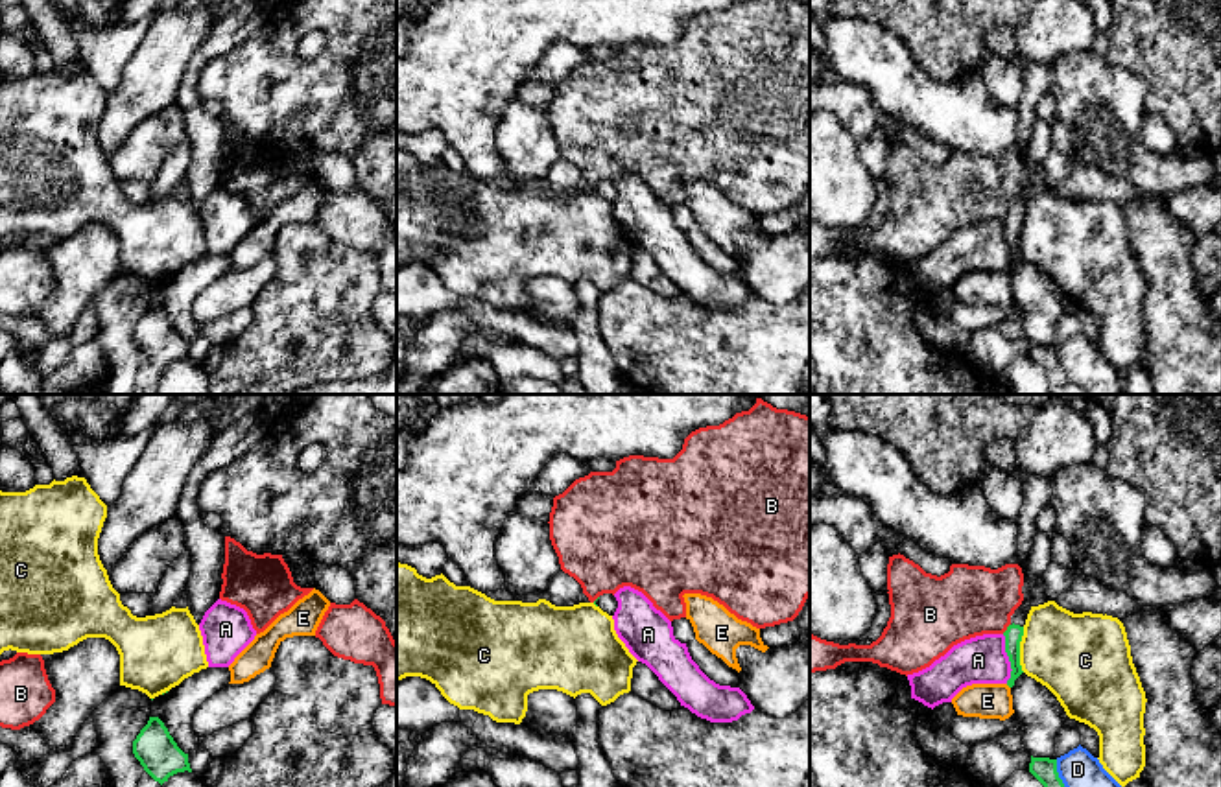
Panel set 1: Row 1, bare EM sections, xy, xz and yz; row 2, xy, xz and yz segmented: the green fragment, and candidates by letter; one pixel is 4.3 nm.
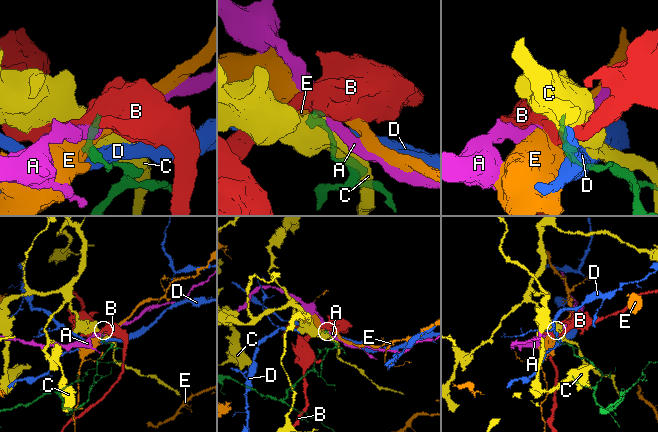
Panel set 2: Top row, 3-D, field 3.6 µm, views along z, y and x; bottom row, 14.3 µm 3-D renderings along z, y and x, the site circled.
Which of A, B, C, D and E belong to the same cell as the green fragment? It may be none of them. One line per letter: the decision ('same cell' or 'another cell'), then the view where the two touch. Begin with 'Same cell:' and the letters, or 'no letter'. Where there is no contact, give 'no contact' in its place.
Same cell: no letter
A: another cell | yz
B: another cell | yz
C: another cell | yz
D: another cell | yz
E: another cell | no contact

